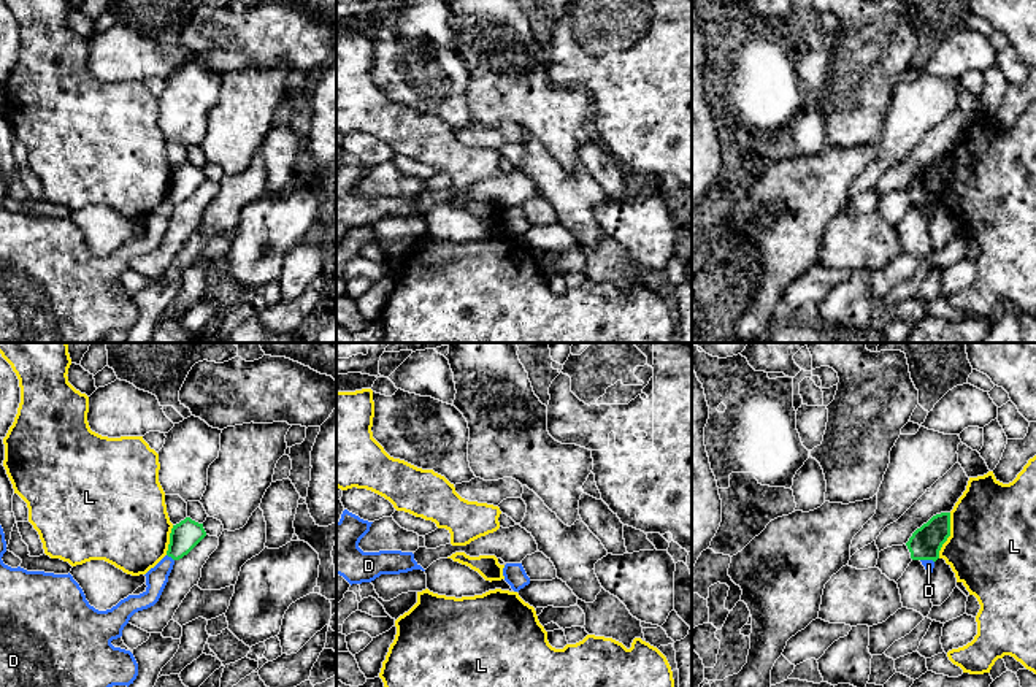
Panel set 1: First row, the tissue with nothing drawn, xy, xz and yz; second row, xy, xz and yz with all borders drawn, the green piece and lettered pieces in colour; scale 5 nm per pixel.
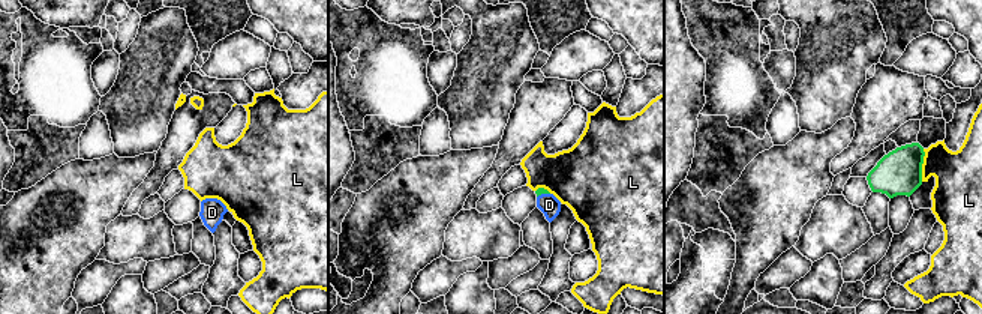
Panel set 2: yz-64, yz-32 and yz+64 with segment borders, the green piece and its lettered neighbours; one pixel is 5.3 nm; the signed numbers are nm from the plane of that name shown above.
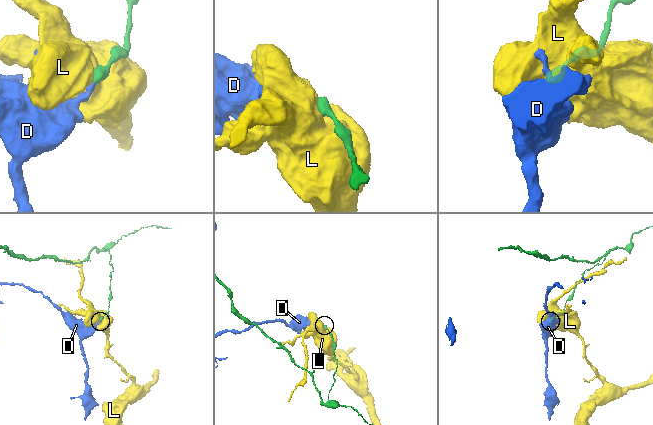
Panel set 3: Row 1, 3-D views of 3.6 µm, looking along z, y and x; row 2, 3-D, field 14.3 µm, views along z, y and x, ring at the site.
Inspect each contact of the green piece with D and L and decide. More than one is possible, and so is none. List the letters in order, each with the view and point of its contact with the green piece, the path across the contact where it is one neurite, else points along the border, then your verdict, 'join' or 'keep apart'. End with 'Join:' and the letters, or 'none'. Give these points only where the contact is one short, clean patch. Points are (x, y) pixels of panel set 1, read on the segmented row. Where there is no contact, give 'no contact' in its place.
D: contact xy (170, 556); border xy (167, 554), (173, 560); keep apart
L: contact yz (949, 535); keep apart
Join: none

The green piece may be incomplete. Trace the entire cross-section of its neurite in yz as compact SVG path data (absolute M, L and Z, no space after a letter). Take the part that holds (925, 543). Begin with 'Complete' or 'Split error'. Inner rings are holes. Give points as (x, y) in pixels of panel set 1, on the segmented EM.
Complete. M950 512L933 516L927 524L917 528L906 543L912 560L939 558L942 544L950 536Z

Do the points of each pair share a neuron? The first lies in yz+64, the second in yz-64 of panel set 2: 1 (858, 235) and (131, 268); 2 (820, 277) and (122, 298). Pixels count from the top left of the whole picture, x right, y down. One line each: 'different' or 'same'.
1: different
2: same

